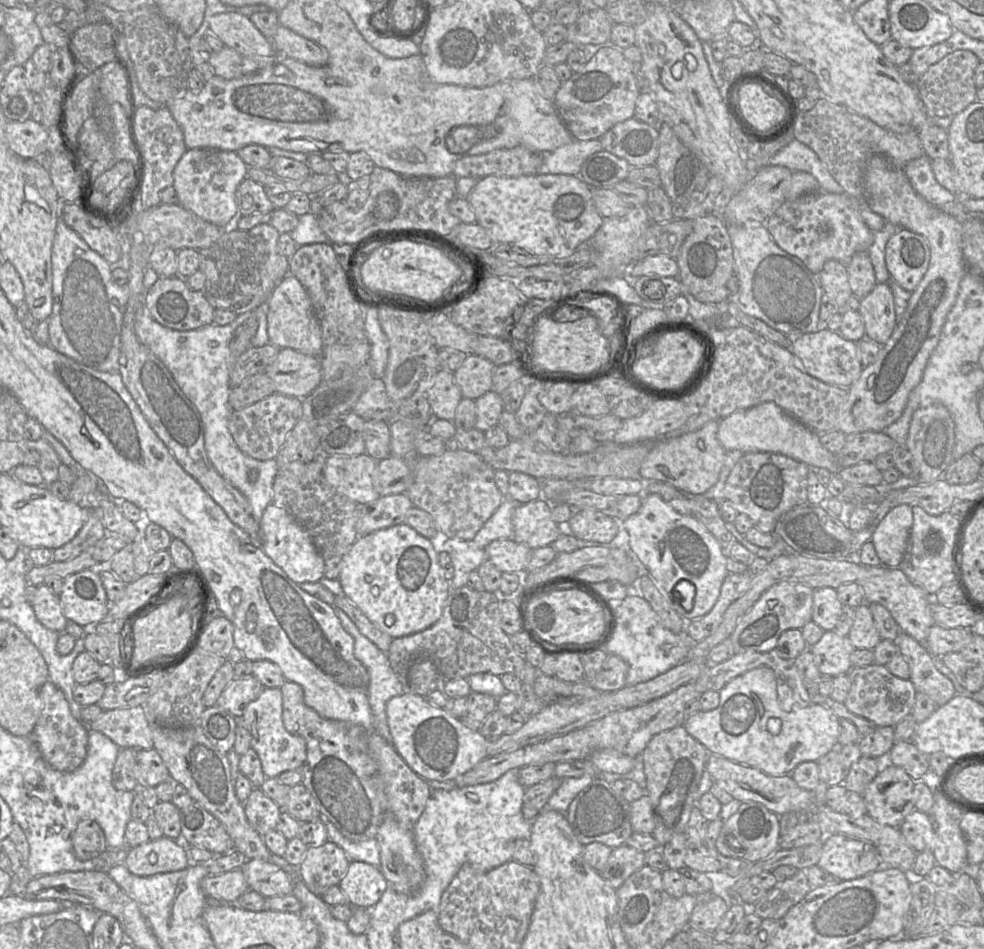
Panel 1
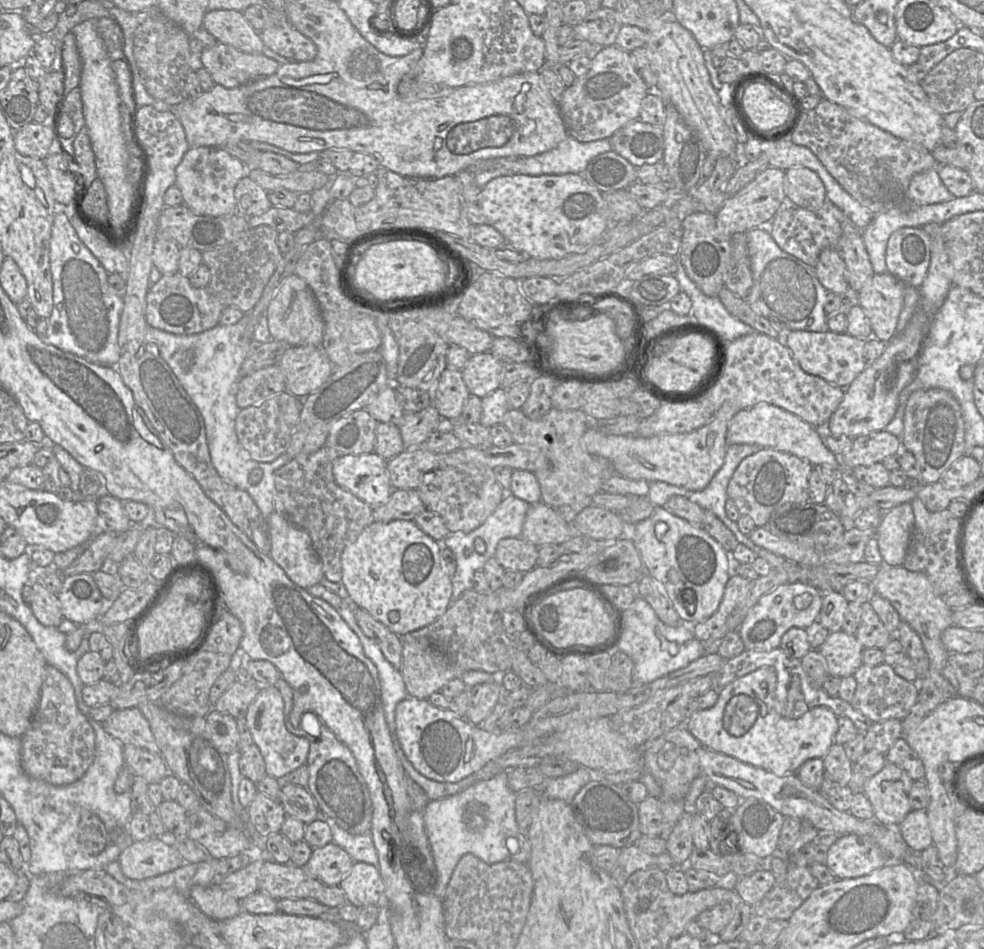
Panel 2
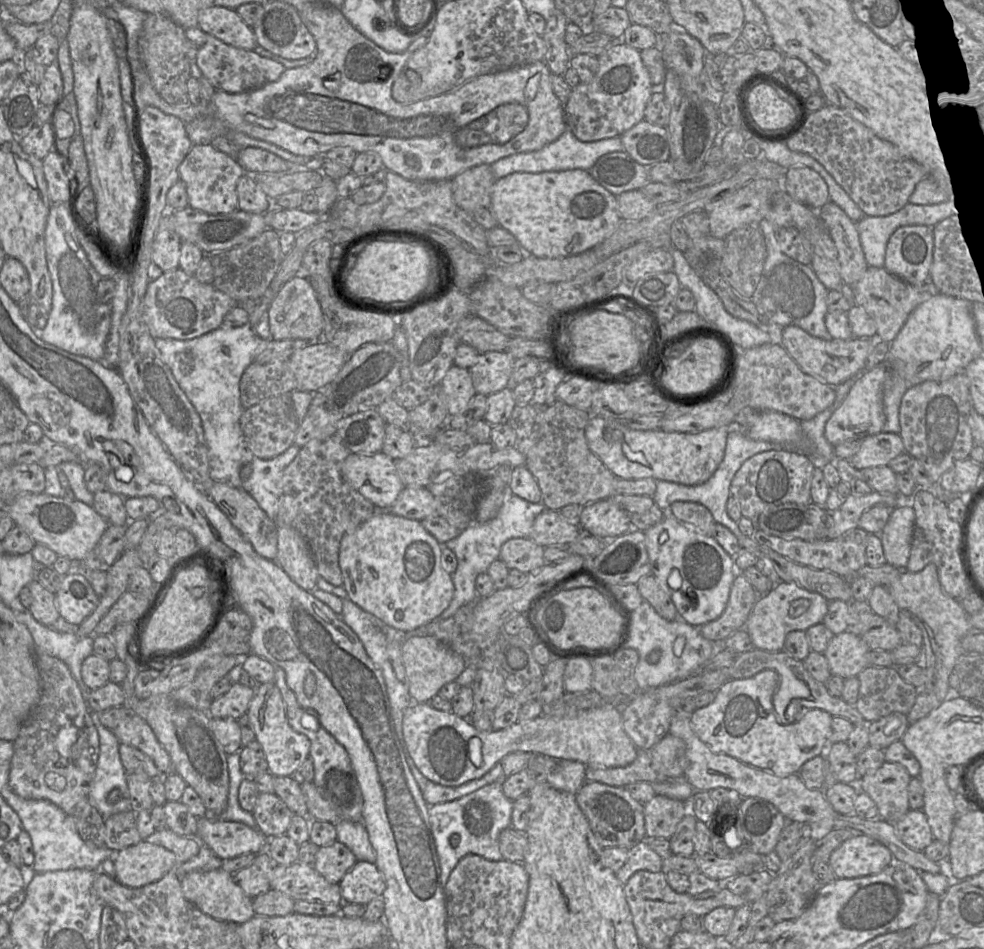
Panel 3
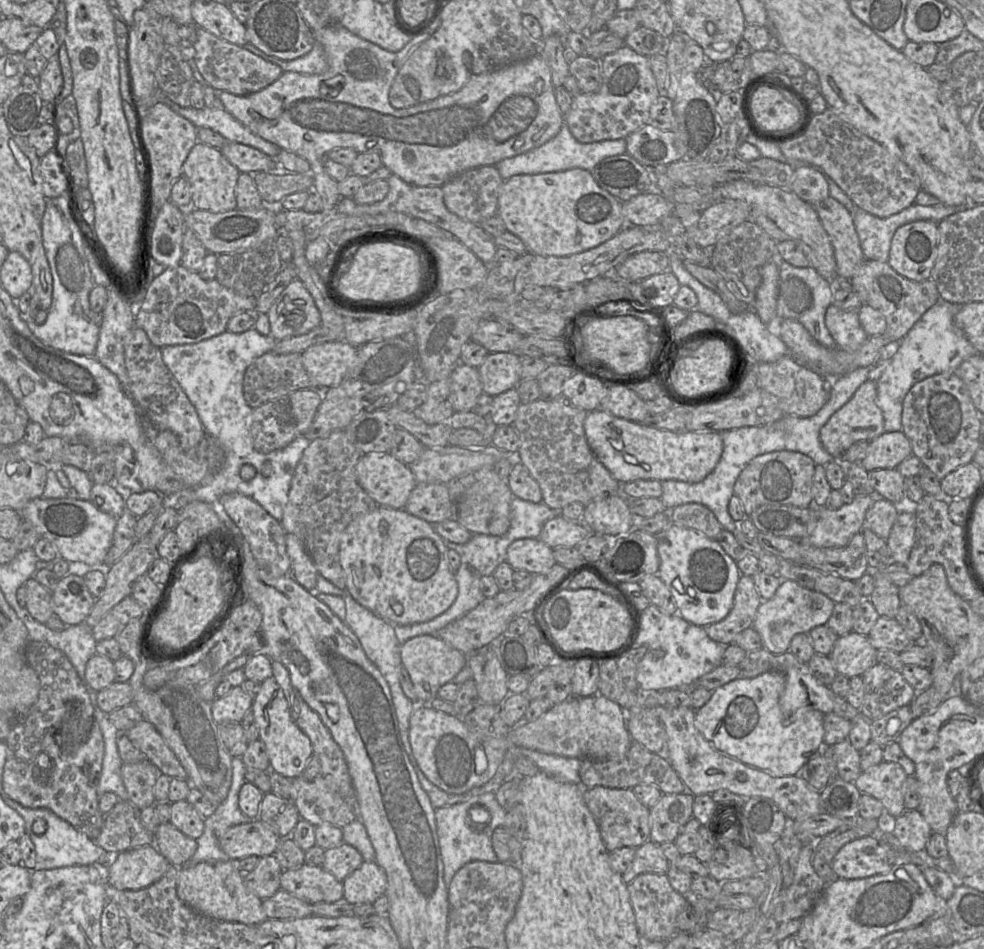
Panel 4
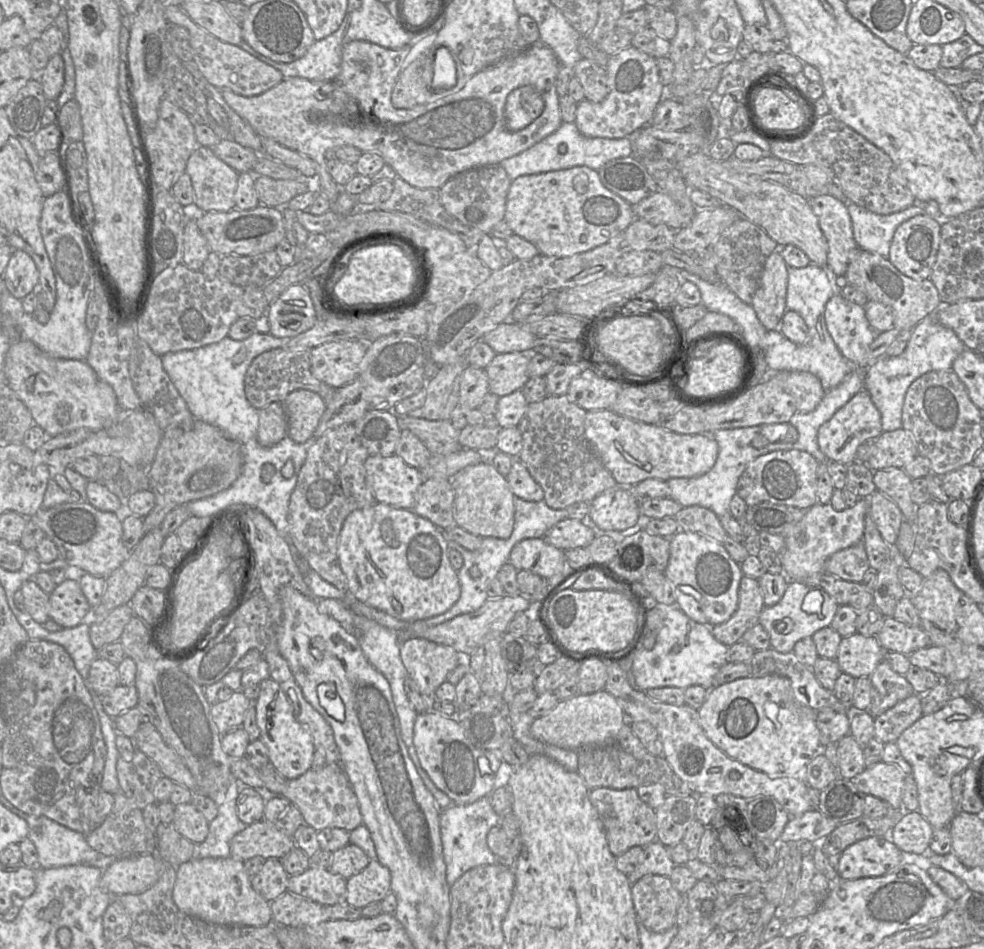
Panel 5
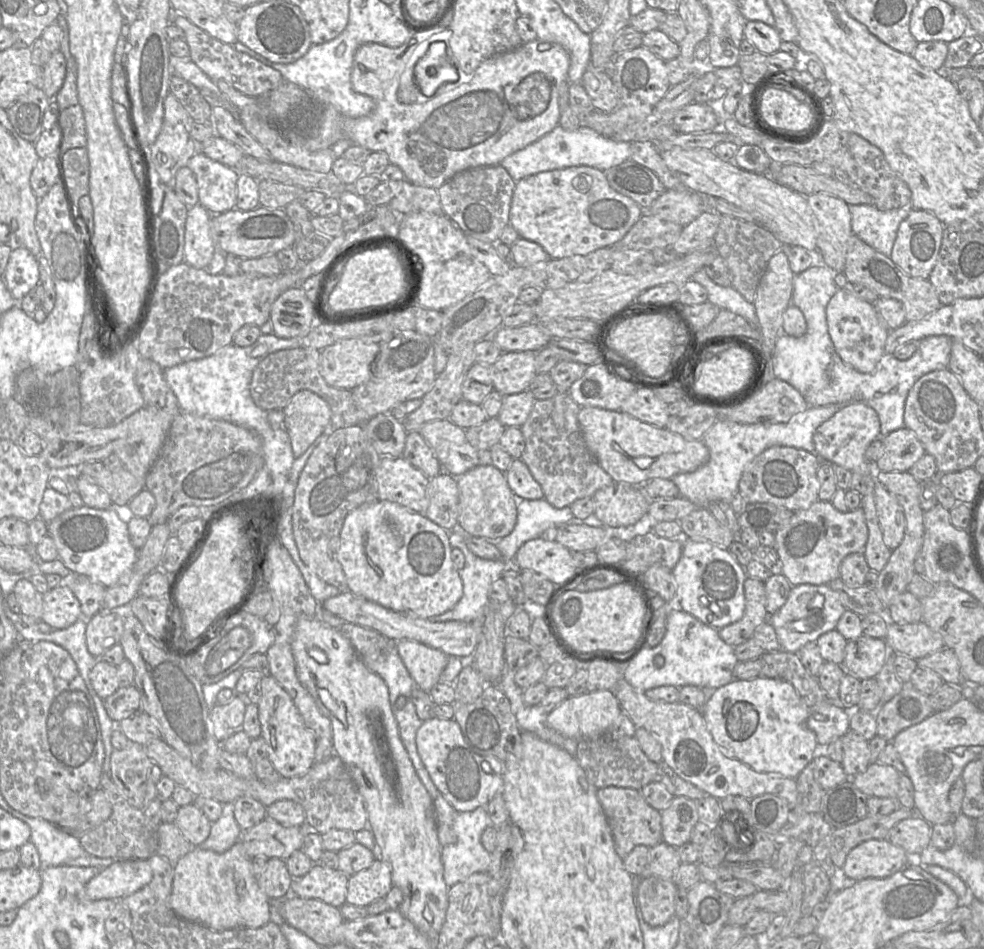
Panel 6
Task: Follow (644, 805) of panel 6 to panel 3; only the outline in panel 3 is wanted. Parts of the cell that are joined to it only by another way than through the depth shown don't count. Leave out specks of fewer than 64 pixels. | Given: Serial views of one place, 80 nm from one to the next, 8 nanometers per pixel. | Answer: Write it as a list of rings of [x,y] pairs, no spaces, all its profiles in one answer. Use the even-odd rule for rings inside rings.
[[[585,782],[576,793],[576,802],[586,816],[602,848],[631,849],[645,839],[644,805],[636,801],[626,787],[616,787],[600,782]]]

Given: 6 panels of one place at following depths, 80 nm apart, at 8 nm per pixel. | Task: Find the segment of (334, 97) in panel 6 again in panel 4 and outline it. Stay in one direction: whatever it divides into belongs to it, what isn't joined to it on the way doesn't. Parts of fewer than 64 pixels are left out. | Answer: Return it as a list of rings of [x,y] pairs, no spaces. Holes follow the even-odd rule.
[[[315,41],[313,49],[299,58],[282,60],[265,54],[254,45],[247,43],[243,46],[262,59],[278,65],[284,72],[298,72],[301,74],[322,74],[328,69],[328,62],[323,46]]]

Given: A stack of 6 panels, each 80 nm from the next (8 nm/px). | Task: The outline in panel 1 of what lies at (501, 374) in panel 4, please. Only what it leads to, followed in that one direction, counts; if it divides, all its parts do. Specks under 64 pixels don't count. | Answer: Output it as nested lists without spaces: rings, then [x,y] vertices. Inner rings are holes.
[[[467,354],[453,373],[462,396],[475,400],[491,391],[495,367],[495,364],[480,355]]]

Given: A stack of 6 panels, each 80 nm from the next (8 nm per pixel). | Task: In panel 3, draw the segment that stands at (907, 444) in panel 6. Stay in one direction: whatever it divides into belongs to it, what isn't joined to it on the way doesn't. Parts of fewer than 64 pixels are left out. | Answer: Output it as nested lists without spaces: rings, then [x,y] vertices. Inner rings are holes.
[[[881,431],[862,439],[859,451],[849,462],[859,470],[887,466],[891,460],[904,452],[905,447],[900,434]]]

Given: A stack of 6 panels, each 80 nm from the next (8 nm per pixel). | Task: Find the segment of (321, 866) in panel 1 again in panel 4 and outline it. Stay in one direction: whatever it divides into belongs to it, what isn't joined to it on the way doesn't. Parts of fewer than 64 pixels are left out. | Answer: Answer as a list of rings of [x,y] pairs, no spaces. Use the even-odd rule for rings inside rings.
[[[341,843],[325,849],[322,868],[330,872],[337,880],[343,880],[355,871],[364,859],[357,849],[347,843]]]

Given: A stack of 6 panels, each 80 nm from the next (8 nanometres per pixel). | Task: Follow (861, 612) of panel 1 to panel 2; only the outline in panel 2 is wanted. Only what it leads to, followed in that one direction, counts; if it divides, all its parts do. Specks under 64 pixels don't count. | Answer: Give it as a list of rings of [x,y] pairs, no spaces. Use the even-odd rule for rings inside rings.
[[[863,603],[864,610],[856,638],[865,648],[883,649],[894,637],[884,626],[878,614],[869,603]]]

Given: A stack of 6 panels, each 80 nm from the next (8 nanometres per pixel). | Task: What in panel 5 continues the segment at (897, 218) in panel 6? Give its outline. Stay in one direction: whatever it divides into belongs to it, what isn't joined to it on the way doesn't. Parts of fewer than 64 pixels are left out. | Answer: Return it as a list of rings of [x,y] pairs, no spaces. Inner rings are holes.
[[[854,202],[847,203],[856,245],[863,250],[888,258],[897,227],[904,221],[925,214],[926,209],[915,204],[895,213],[881,215]]]

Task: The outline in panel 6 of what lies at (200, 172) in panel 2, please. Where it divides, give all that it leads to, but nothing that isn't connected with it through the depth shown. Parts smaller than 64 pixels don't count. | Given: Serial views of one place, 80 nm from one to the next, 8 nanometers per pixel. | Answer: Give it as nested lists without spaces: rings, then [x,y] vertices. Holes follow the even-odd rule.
[[[198,150],[188,161],[194,173],[199,204],[211,215],[222,214],[236,208],[239,172],[214,161]]]

